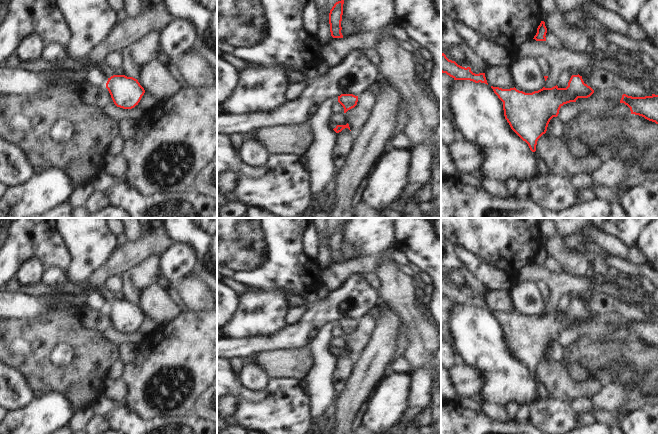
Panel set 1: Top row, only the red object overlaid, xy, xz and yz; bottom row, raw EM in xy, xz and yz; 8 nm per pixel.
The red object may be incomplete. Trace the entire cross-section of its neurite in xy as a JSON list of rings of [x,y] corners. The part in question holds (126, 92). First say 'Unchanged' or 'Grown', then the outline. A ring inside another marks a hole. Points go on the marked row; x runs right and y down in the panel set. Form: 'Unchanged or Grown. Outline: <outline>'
Grown. Outline: [[[65,57],[55,62],[39,59],[34,62],[19,61],[19,68],[33,73],[58,72],[71,70],[73,72],[89,71],[98,68],[108,78],[106,88],[108,89],[114,104],[123,109],[132,109],[140,102],[145,93],[144,88],[137,79],[125,75],[115,75],[115,69],[105,63],[93,62],[85,59],[72,59]]]

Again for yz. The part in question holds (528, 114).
Grown. Outline: [[[570,69],[572,74],[568,86],[559,88],[557,85],[552,88],[545,88],[532,93],[525,93],[517,90],[515,87],[510,89],[502,89],[493,87],[494,93],[503,102],[504,116],[509,123],[511,129],[525,141],[530,150],[535,153],[537,158],[537,166],[541,174],[550,174],[547,165],[536,149],[538,139],[546,133],[548,124],[553,117],[557,117],[560,108],[567,103],[576,102],[578,98],[588,98],[594,90],[584,83],[582,76],[578,74],[579,69]]]

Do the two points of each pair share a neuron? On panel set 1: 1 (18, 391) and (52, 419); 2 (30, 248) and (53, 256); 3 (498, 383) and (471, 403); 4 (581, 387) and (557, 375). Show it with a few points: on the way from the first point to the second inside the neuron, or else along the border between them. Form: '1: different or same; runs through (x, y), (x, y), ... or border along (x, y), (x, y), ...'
1: different; border along (34, 398), (24, 406), (10, 411)
2: same; runs through (36, 248), (45, 248), (47, 250)
3: different; border along (478, 399), (482, 403)
4: same; runs through (575, 387), (569, 387), (563, 381)

